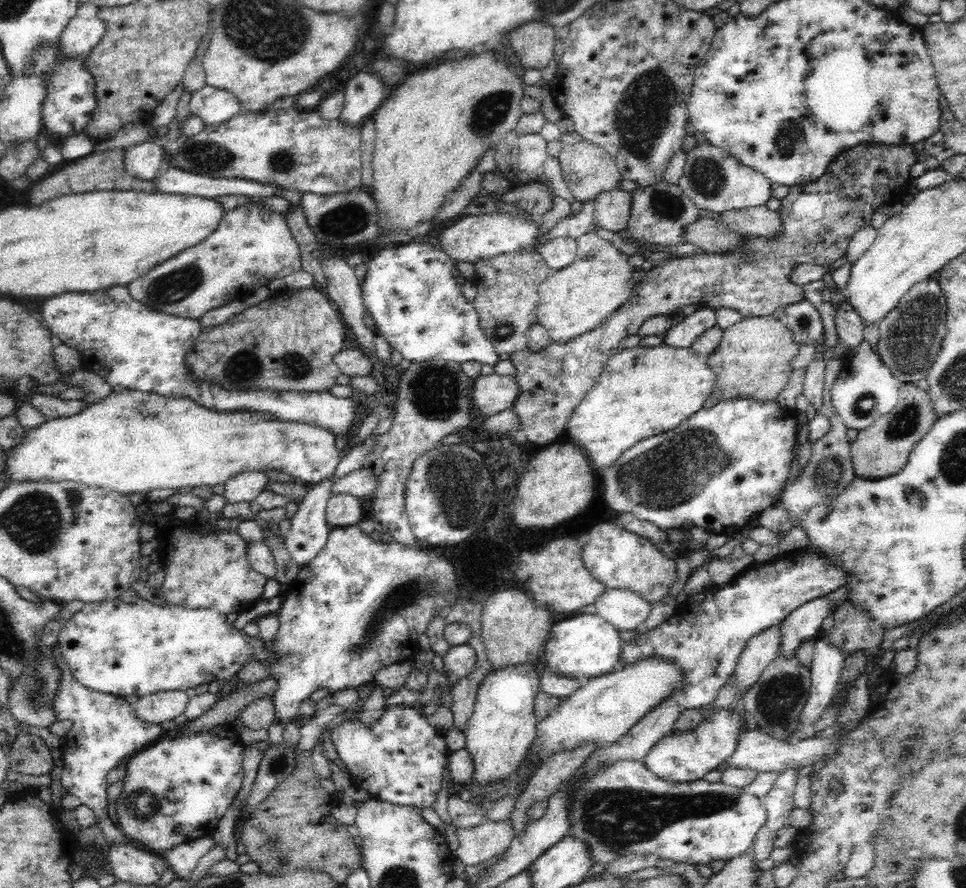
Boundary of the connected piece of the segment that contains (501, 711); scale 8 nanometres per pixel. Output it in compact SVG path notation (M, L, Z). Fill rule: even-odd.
M524 663L491 671L480 684L474 712L464 731L465 750L472 756L475 769L470 787L510 778L526 760L539 724L535 699L541 692L541 680L534 664Z

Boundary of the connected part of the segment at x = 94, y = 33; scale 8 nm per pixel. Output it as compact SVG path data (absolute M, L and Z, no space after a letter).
M74 16L63 30L57 44L57 54L63 58L86 56L104 36L105 24L98 17Z

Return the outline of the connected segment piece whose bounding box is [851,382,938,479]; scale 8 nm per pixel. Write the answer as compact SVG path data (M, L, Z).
M905 382L899 386L899 401L885 415L859 431L856 439L851 442L851 457L854 472L859 478L880 479L898 474L914 448L914 444L928 434L938 415L934 413L934 403L926 391L920 389L914 382Z

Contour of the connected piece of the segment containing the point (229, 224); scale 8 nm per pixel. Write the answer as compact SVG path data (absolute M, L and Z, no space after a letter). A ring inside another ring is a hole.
M248 203L226 211L220 226L204 238L204 242L182 250L178 255L160 263L141 278L136 278L127 285L130 296L164 314L182 318L200 319L208 310L224 306L233 300L245 297L244 292L268 285L274 279L284 279L286 276L303 270L299 243L290 231L288 223L282 214L274 212L265 205Z

